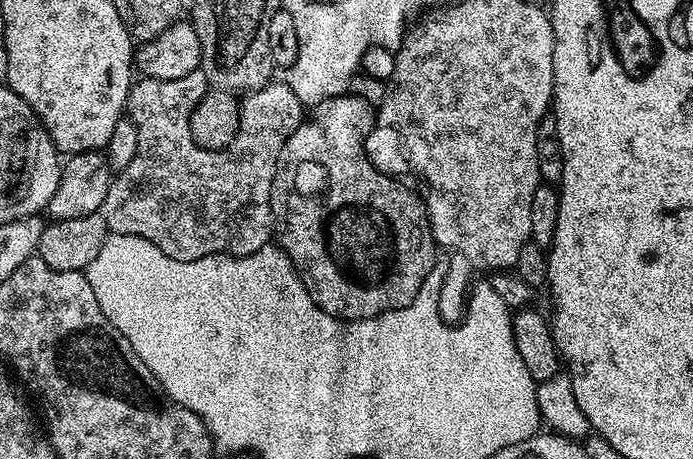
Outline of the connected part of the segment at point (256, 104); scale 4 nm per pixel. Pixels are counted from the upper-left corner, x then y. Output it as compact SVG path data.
M199 70L186 74L186 78L178 78L177 80L149 80L147 78L140 78L133 83L131 90L128 92L126 116L127 119L134 122L134 126L138 130L138 150L134 154L130 167L119 173L118 186L109 188L104 199L102 211L106 218L106 226L109 233L118 236L146 238L146 242L158 246L158 250L162 250L162 254L166 254L175 260L197 260L207 256L249 256L258 250L262 250L273 239L272 183L274 182L274 174L276 173L278 158L282 154L282 146L286 142L286 138L290 138L290 134L294 134L294 130L298 130L298 126L303 124L306 119L305 105L300 103L298 94L294 94L294 90L290 90L290 86L283 82L273 82L266 85L265 88L260 88L257 92L247 93L240 100L239 132L237 132L236 137L229 142L226 148L221 148L219 152L212 152L208 148L199 148L194 142L192 131L190 130L192 112L208 91L210 89L206 74Z

